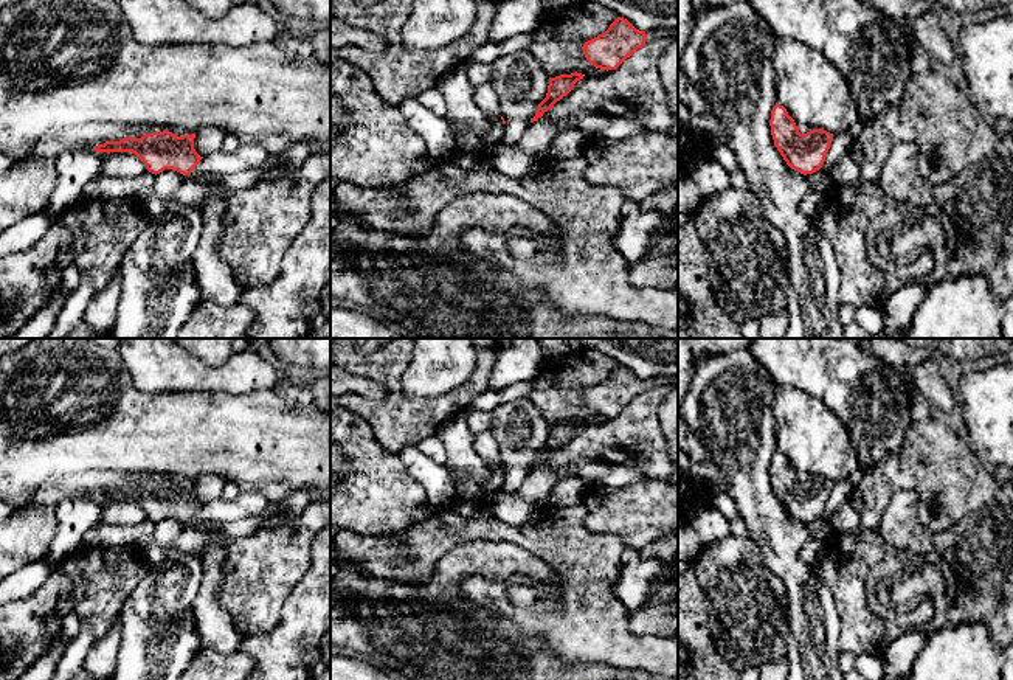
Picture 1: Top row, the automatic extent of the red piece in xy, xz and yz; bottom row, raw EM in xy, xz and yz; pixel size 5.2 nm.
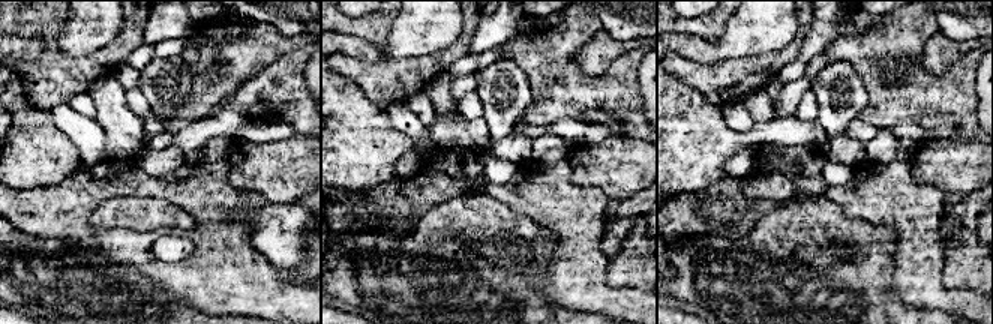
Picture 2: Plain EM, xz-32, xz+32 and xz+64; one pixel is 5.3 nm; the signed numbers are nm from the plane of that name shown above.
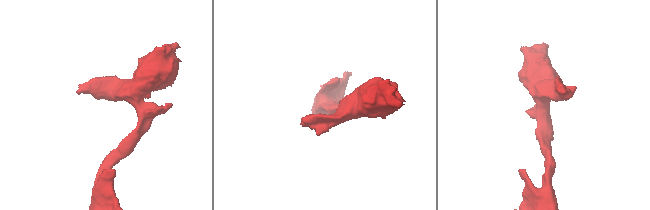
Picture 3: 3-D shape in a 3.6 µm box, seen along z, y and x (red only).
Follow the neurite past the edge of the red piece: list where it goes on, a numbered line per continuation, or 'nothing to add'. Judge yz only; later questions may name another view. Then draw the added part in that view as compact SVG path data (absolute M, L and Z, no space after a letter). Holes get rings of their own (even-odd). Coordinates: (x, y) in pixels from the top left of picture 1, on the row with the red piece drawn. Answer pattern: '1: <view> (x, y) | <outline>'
nothing to add

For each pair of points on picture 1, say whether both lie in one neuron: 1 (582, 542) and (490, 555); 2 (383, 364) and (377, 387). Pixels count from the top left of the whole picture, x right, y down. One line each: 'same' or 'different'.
1: different
2: different

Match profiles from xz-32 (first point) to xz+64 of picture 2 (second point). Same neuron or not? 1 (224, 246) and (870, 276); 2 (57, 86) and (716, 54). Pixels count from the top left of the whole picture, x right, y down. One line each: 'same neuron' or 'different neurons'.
1: different neurons
2: different neurons

